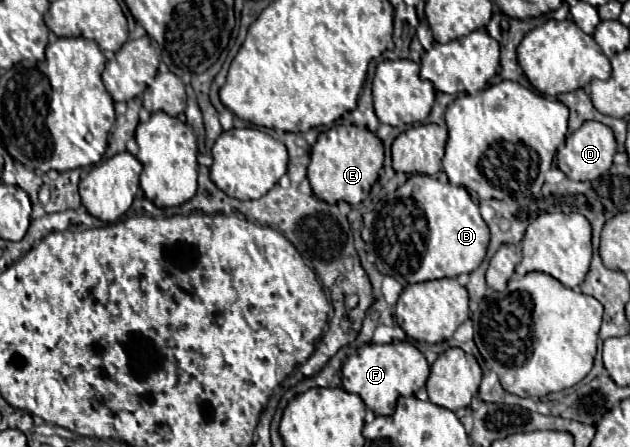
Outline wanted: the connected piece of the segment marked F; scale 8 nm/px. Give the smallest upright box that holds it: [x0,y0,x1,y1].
[343,343,429,415]

